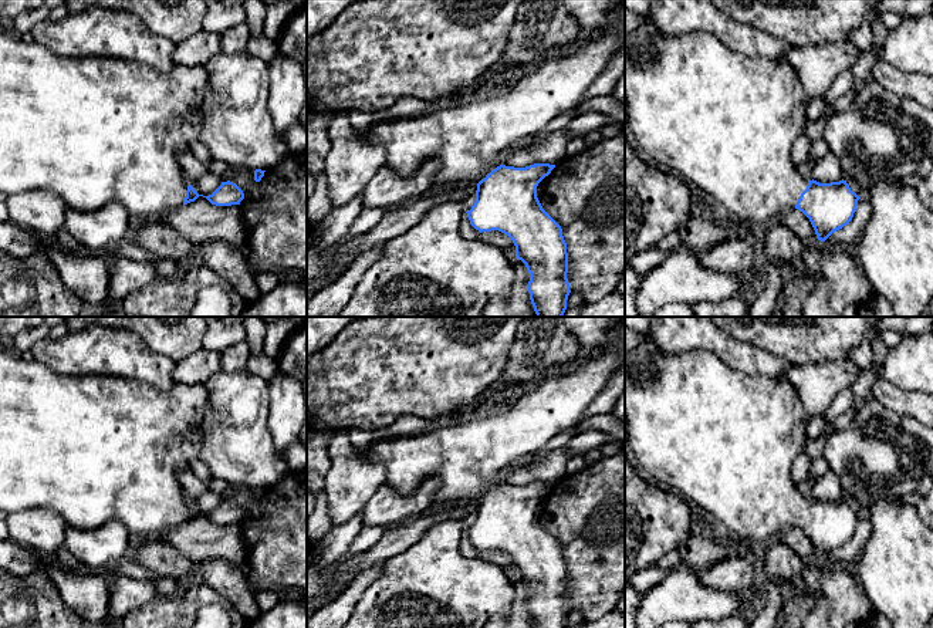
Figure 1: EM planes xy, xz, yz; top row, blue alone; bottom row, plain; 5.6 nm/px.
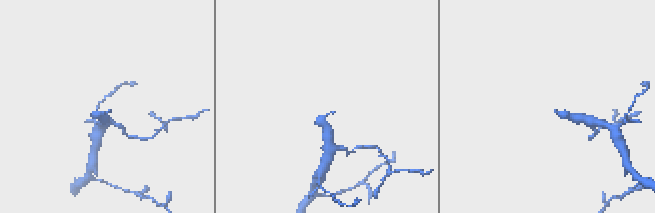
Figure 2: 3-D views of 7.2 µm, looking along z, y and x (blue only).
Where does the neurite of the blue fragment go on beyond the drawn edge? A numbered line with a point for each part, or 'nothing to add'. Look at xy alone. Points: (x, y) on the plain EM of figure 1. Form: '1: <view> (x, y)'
1: xy (93, 449)

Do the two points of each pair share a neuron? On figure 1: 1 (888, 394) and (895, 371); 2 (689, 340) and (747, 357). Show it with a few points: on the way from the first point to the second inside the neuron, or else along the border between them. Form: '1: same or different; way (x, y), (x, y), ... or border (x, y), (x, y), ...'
1: different; border (881, 377), (905, 390), (915, 390), (918, 392)
2: same; way (703, 340), (715, 340), (733, 353)

